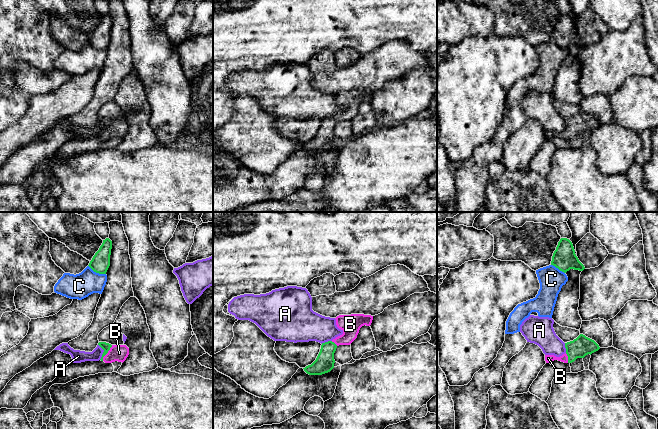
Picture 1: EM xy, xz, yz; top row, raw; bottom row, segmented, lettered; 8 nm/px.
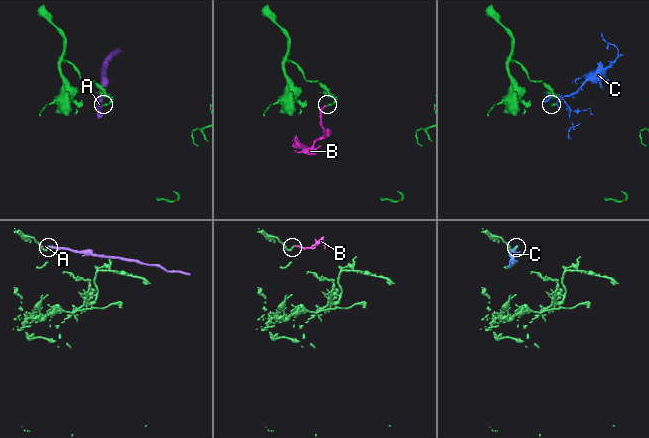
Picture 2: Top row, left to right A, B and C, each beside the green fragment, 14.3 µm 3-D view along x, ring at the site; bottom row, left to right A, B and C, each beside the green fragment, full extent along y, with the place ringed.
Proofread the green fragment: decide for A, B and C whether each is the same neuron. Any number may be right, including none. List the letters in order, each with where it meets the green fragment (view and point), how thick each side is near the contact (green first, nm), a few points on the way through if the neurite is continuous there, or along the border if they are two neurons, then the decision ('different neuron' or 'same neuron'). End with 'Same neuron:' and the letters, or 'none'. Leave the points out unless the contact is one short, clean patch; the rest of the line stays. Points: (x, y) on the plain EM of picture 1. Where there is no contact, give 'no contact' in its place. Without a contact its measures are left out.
A: meets green in xy at (103, 128); 70 nm thick on the green side, 100 nm on the other; border along xy (98, 120), (103, 126), (100, 135); different neuron
B: meets green in xy at (107, 128); 70 nm thick on the green side, 130 nm on the other; runs through xy (105, 122), (107, 128), (119, 129); same neuron
C: meets green in xy at (97, 48); 150 nm thick on the green side, 200 nm on the other; different neuron
Same neuron: B

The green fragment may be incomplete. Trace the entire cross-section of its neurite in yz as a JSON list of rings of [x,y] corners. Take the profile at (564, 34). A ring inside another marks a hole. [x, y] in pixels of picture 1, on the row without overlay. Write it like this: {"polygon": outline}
{"polygon": [[[561,14],[553,29],[551,41],[566,49],[570,45],[583,47],[584,41],[575,30],[572,18],[567,14]]]}

